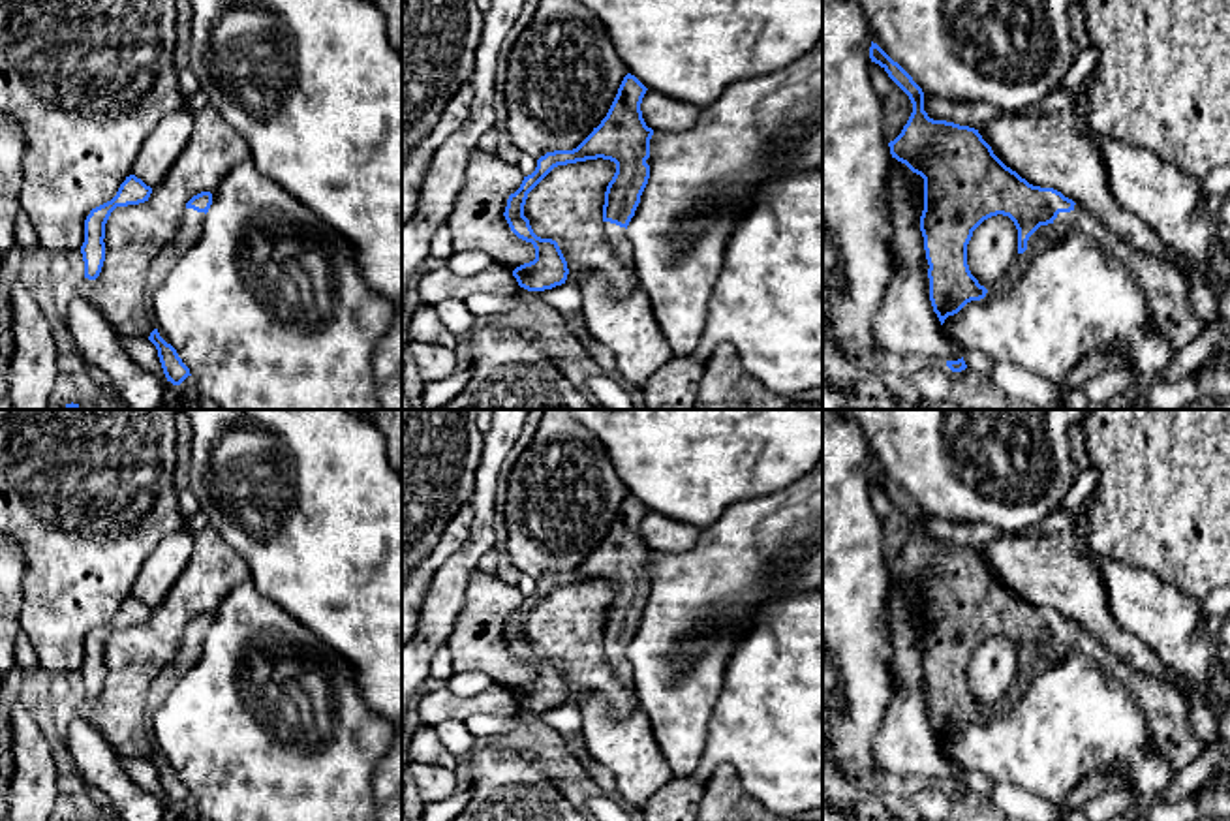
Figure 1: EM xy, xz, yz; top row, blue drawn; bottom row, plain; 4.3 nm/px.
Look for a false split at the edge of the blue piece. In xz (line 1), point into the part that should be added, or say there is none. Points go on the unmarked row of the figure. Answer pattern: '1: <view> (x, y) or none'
1: xz (616, 656)

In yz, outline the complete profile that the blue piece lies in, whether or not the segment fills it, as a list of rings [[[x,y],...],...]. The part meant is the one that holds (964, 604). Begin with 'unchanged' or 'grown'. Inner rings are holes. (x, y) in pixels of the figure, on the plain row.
grown | [[[873,462],[869,468],[869,479],[888,494],[913,524],[913,534],[907,545],[888,567],[892,579],[924,599],[920,652],[930,686],[930,721],[941,746],[948,736],[958,735],[967,723],[986,718],[988,710],[980,706],[969,691],[967,665],[973,652],[984,641],[1003,635],[1008,637],[1018,650],[1016,686],[1020,689],[1025,689],[1033,678],[1037,678],[1046,667],[1063,659],[1069,652],[1078,652],[1095,659],[1104,673],[1132,697],[1145,718],[1149,750],[1162,757],[1176,772],[1206,751],[1209,744],[1196,738],[1189,727],[1191,695],[1187,691],[1159,676],[1132,669],[1127,661],[1106,650],[1095,635],[1082,629],[1061,612],[1029,605],[993,575],[978,550],[930,539],[924,532],[922,509]]]

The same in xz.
grown | [[[627,494],[601,545],[577,569],[541,577],[535,592],[524,597],[520,609],[509,616],[503,637],[511,652],[535,669],[535,680],[513,691],[520,708],[545,712],[565,705],[569,689],[558,663],[533,654],[530,641],[524,637],[524,626],[528,614],[554,588],[586,581],[603,579],[616,584],[616,594],[605,612],[603,652],[620,682],[633,689],[627,646],[650,599],[646,581],[650,579],[650,560],[653,556],[640,532],[646,511],[635,496]]]

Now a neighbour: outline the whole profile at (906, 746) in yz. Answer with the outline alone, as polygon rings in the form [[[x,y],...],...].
[[[928,689],[896,691],[871,742],[875,765],[894,782],[939,778],[958,782],[965,772],[943,751],[930,721]]]

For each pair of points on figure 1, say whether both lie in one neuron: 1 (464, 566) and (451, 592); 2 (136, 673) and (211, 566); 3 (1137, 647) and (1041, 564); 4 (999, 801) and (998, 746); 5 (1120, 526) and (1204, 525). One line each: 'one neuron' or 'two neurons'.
1: one neuron
2: one neuron
3: one neuron
4: two neurons
5: one neuron

